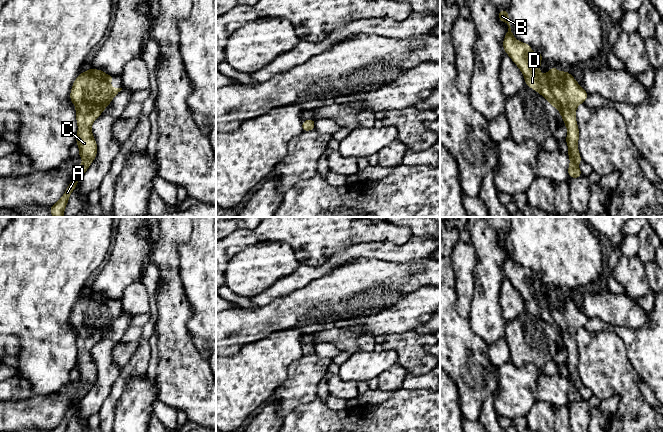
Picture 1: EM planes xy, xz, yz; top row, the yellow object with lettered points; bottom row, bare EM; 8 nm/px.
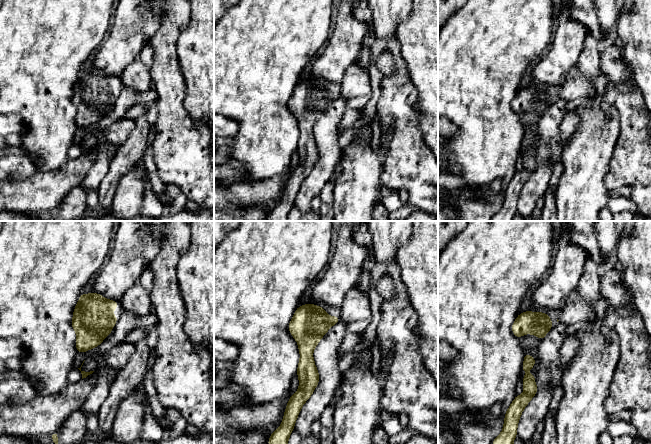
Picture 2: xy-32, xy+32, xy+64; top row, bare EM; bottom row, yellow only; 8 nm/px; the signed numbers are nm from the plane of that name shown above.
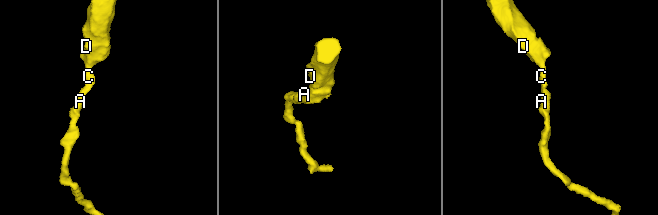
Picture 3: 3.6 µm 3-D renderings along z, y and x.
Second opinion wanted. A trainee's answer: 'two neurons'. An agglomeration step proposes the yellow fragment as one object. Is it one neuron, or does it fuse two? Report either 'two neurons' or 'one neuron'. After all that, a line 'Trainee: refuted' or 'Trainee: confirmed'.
one neuron
Trainee: refuted

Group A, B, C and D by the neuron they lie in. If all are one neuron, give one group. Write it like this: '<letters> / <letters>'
A B C D

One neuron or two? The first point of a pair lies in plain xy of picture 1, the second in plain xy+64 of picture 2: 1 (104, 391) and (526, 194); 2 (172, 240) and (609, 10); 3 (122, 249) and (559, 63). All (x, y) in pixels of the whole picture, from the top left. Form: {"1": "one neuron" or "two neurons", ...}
{"1": "one neuron", "2": "one neuron", "3": "one neuron"}

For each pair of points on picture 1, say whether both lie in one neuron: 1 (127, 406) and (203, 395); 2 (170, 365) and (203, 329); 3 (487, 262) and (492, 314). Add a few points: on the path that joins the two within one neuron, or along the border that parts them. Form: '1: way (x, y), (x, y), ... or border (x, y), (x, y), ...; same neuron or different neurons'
1: border (155, 379), (158, 395); different neurons
2: border (190, 317), (187, 328), (196, 347), (205, 358); different neurons
3: way (489, 275), (489, 301); same neuron

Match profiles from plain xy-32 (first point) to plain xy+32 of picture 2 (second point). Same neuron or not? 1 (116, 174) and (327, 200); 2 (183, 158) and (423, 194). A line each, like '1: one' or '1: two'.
1: one
2: one

